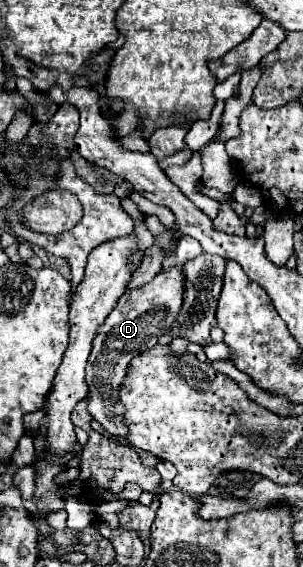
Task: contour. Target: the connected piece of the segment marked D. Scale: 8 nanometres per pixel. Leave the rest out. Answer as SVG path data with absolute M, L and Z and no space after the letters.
M181 267L163 269L155 275L153 281L149 281L143 287L127 291L117 307L111 311L107 321L99 327L99 333L93 341L93 351L89 355L87 363L87 385L89 385L89 413L93 419L97 419L105 435L115 439L127 437L127 427L123 425L123 407L119 403L119 389L125 377L125 369L129 361L143 351L149 351L157 339L171 329L171 323L175 323L183 303L183 271Z

